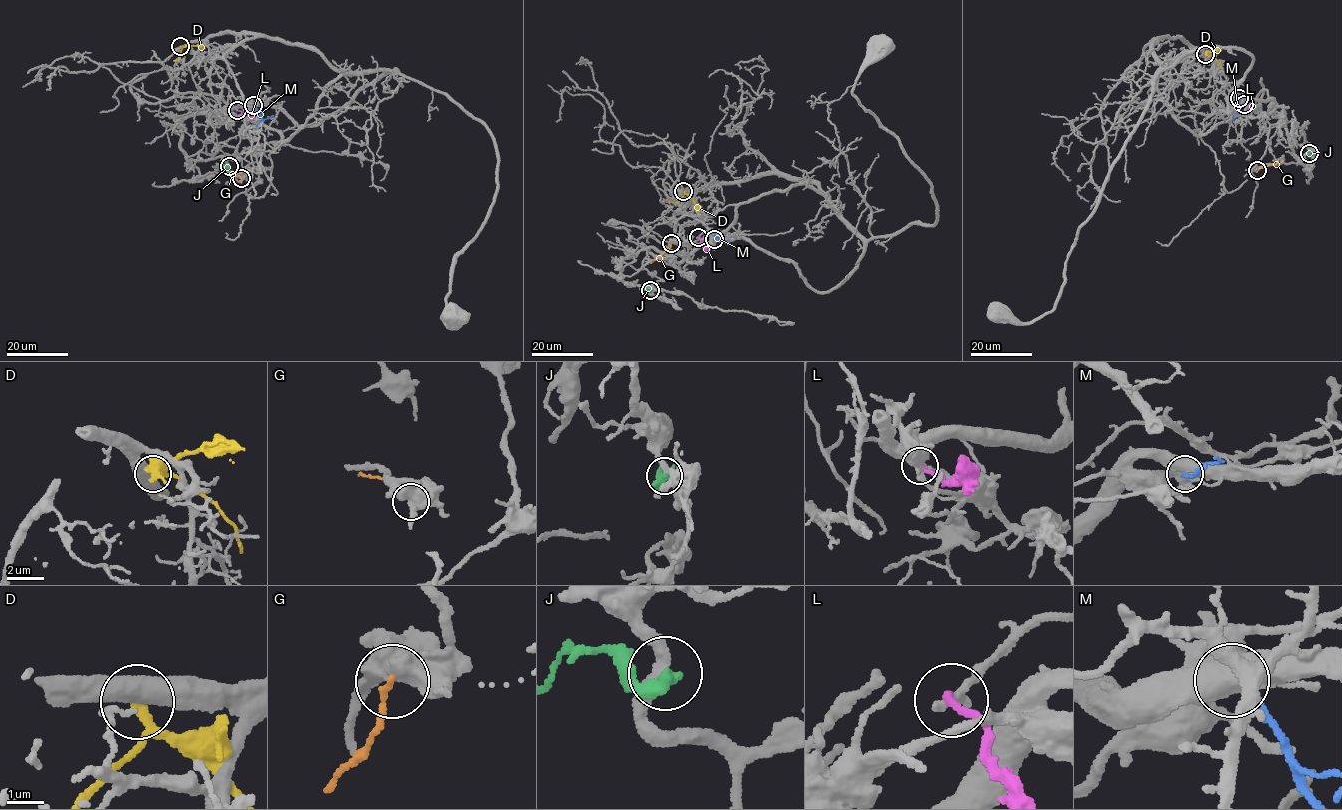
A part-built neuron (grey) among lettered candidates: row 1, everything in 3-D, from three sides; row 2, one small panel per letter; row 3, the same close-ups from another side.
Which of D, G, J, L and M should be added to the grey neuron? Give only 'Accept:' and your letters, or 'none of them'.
Accept: none of them

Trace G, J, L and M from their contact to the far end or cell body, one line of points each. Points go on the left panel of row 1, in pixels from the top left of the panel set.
G: (241, 178), (222, 170)
J: (229, 166), (217, 166)
L: (237, 110), (246, 114), (255, 113)
M: (253, 105), (263, 120), (274, 116)

